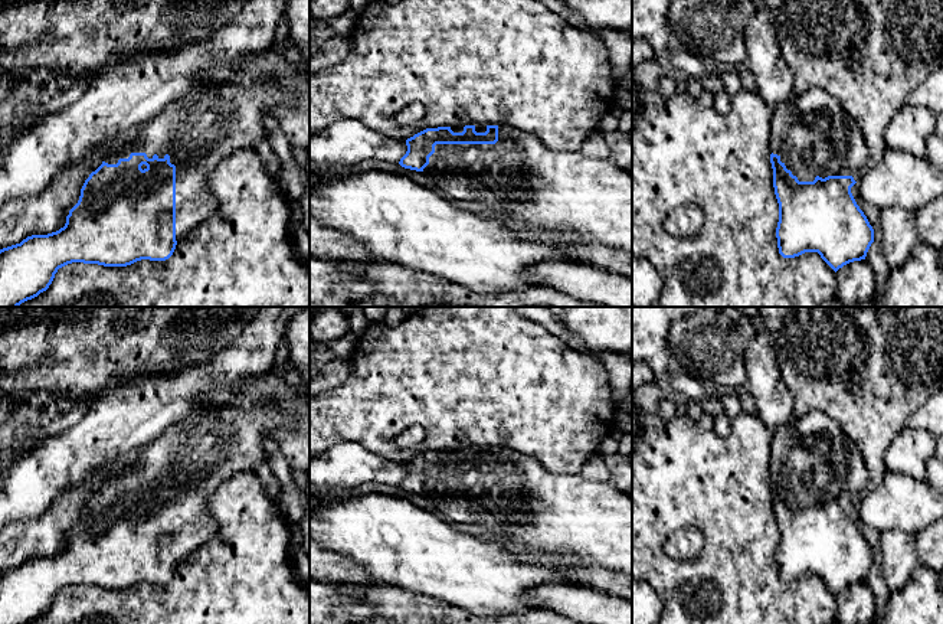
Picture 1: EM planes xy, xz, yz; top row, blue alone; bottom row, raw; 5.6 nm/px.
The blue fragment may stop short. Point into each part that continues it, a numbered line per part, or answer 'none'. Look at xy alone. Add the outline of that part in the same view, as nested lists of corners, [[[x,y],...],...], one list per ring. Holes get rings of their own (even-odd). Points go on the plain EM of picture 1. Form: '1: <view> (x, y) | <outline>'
1: xy (197, 454) | [[[227,402],[202,406],[190,418],[173,424],[161,435],[137,451],[135,463],[125,471],[108,478],[105,486],[117,487],[131,476],[145,476],[148,481],[170,478],[176,489],[176,563],[206,543],[217,532],[215,519],[207,513],[207,500],[217,486],[238,473],[253,473],[275,448],[274,432],[289,424],[288,415],[279,415],[271,404],[256,411],[245,411]]]

